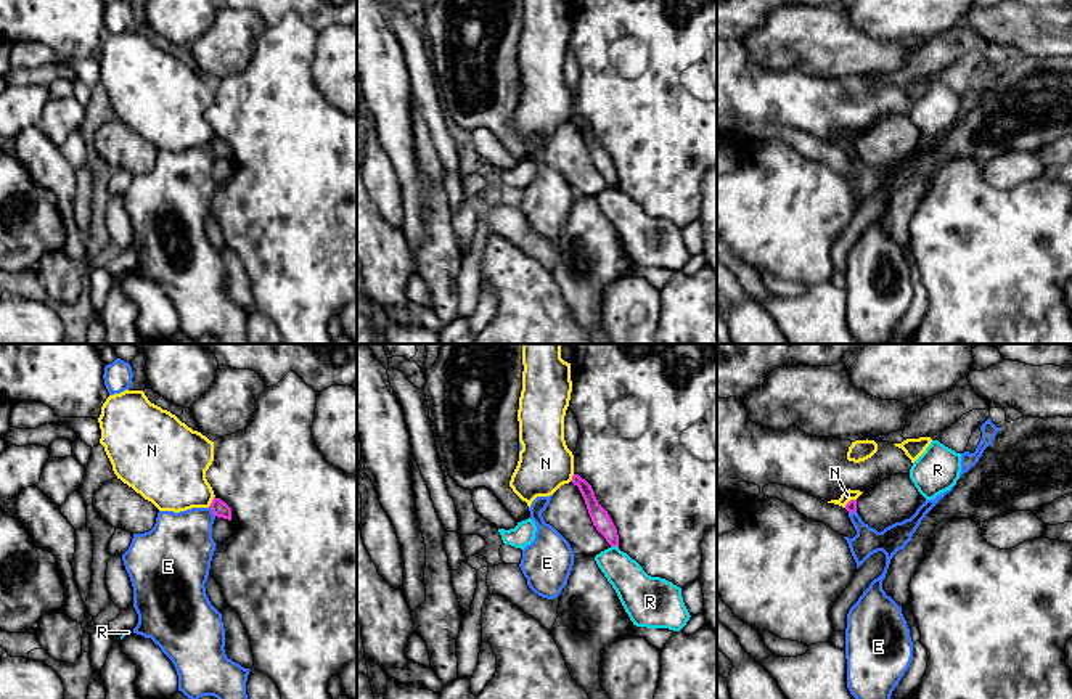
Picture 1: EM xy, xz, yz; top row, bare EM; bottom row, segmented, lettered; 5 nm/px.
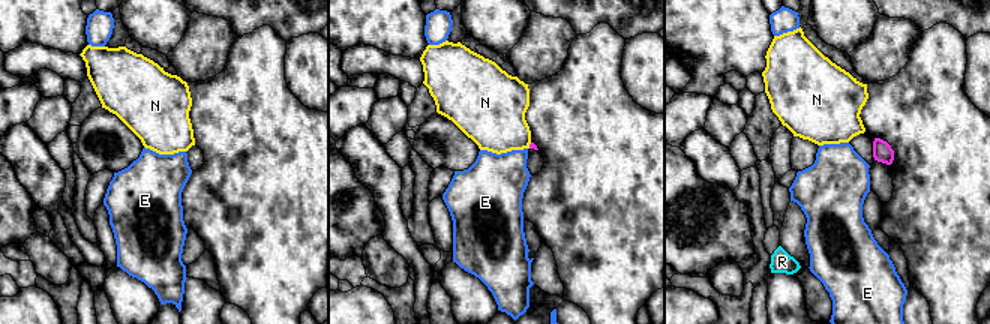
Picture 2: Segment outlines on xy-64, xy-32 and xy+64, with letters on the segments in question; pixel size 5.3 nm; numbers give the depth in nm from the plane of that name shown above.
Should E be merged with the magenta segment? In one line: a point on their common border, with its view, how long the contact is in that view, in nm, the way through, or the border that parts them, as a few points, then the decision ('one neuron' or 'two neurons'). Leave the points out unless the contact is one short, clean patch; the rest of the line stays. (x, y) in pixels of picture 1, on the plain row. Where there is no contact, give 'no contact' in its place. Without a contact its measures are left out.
meets magenta in xy at (212, 151); contact 60 nm long; border along xy (209, 147), (214, 156); two neurons

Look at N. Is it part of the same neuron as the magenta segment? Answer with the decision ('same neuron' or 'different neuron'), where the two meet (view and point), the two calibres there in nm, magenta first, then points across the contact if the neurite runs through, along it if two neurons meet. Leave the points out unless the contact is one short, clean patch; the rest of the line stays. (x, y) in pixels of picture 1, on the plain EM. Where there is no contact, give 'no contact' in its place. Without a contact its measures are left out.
different neuron; meets magenta in xy at (212, 142); 80 nm thick on the magenta side, 340 nm on the other; border along xy (214, 135), (208, 147)

